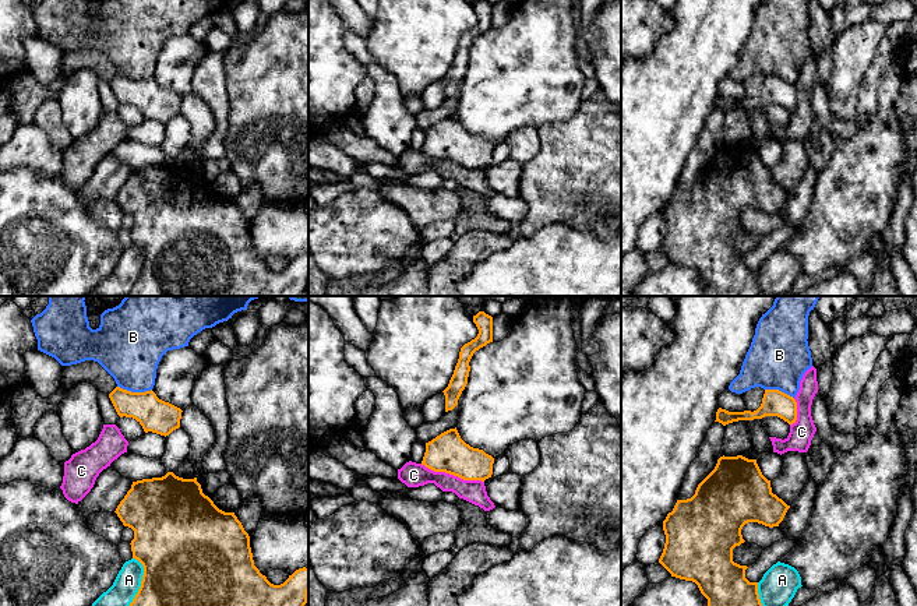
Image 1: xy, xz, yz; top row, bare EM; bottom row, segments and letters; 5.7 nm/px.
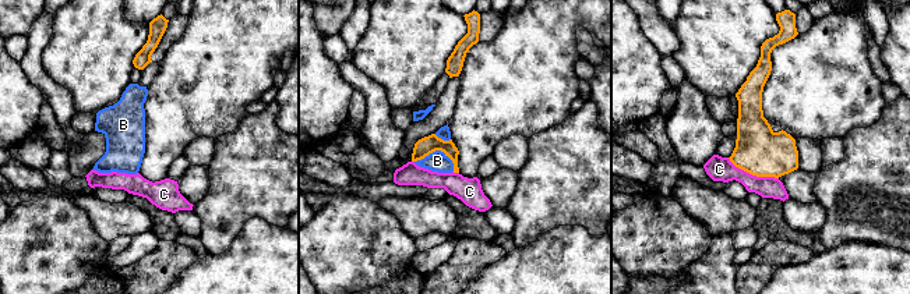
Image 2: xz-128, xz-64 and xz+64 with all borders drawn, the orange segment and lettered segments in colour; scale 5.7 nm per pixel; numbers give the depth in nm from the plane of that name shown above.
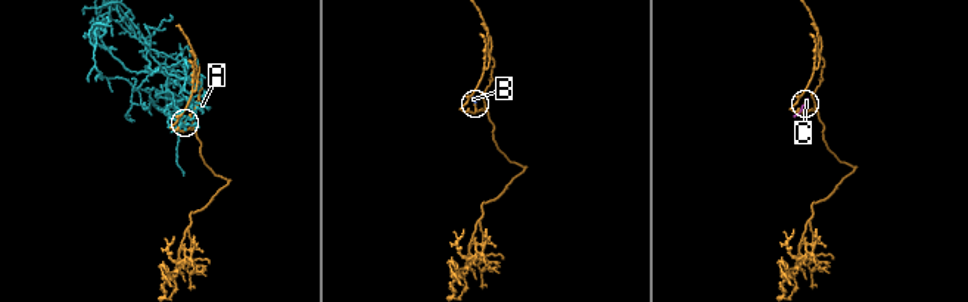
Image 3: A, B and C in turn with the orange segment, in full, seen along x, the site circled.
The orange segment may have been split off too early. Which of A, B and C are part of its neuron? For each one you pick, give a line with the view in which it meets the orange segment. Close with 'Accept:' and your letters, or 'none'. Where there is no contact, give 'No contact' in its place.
Accept: none

